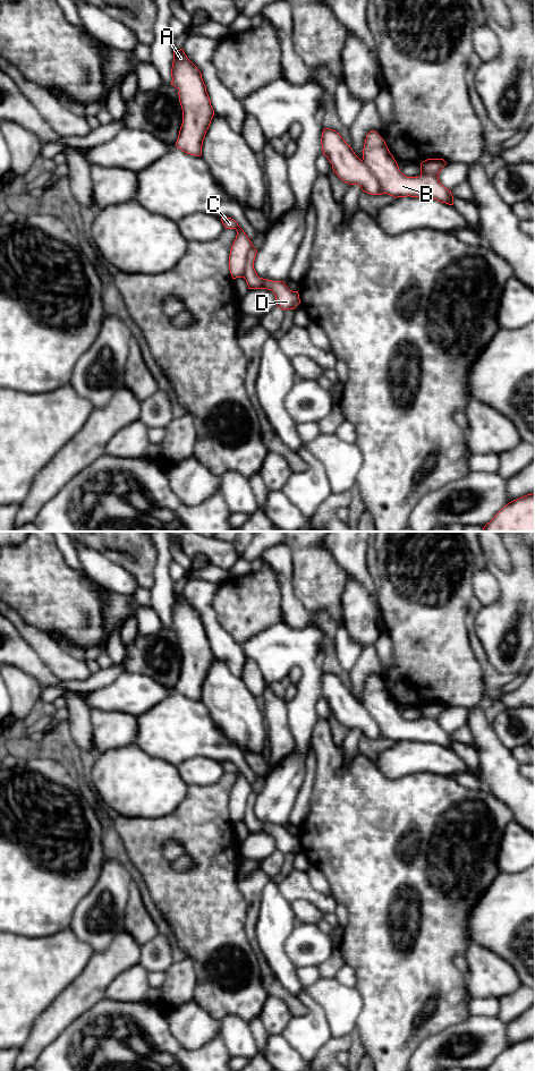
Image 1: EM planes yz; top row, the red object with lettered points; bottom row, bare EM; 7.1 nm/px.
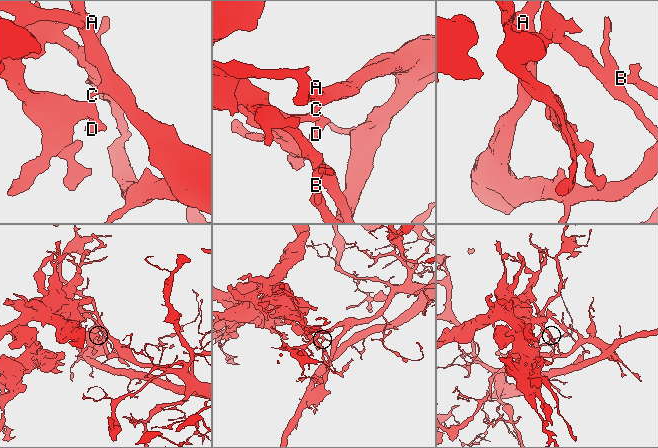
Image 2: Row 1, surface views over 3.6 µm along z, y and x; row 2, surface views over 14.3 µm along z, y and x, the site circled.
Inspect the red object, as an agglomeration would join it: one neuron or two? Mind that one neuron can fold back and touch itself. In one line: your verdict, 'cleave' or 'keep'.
cleave

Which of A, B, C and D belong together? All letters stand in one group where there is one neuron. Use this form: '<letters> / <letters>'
A B C / D

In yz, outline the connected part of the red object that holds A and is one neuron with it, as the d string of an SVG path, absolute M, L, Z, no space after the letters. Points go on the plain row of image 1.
M173 592L171 621L171 629L179 634L179 646L182 653L182 668L176 690L187 698L201 700L203 685L214 654L201 615L182 593Z

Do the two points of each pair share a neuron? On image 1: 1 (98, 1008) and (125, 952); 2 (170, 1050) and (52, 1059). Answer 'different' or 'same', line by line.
1: different
2: same

